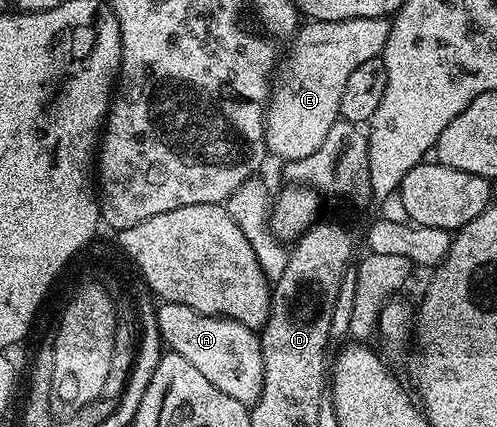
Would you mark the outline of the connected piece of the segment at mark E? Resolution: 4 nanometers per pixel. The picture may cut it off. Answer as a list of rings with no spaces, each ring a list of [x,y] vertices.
[[[382,16],[349,20],[312,20],[305,23],[291,41],[286,55],[279,61],[278,71],[270,88],[268,106],[264,113],[265,149],[271,155],[273,152],[274,155],[281,156],[281,161],[284,162],[307,158],[314,150],[318,150],[330,128],[336,120],[341,119],[342,89],[350,79],[350,74],[354,74],[355,68],[362,66],[362,62],[375,60],[383,53],[391,29],[391,23]]]

